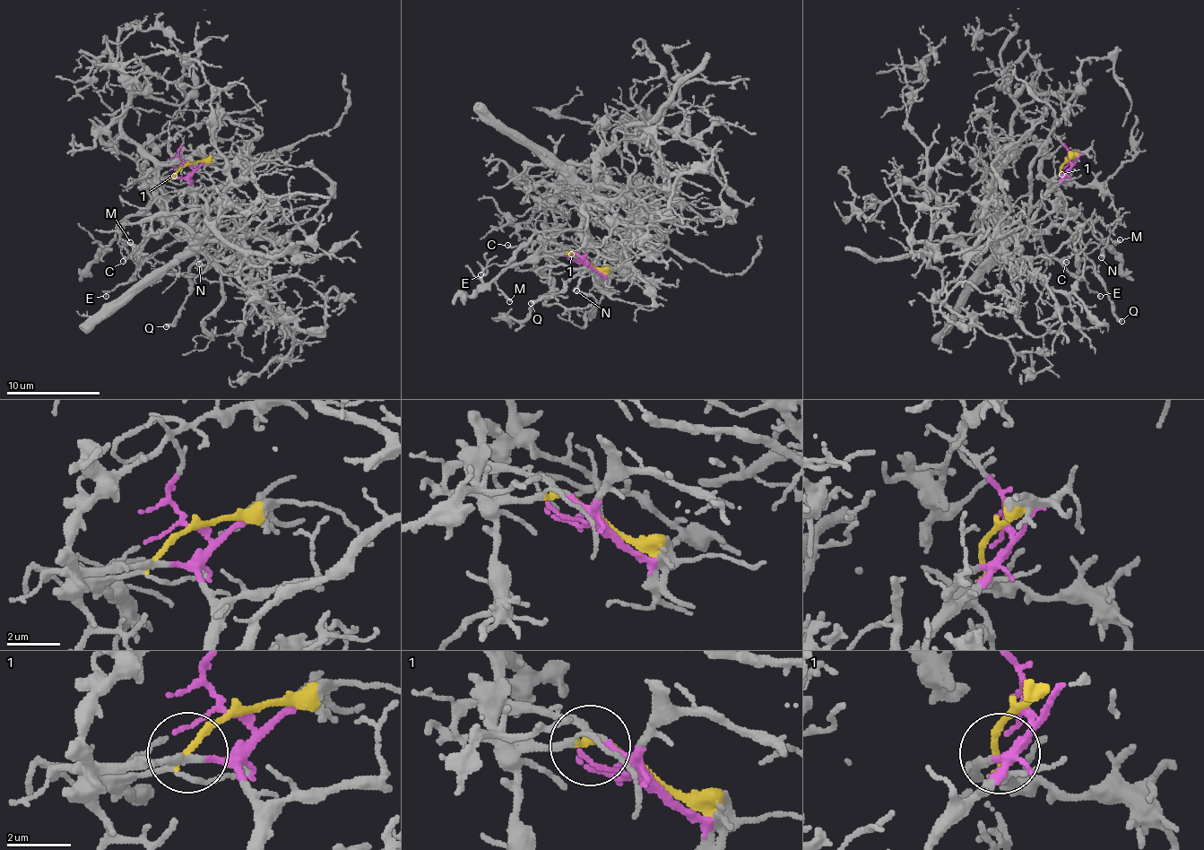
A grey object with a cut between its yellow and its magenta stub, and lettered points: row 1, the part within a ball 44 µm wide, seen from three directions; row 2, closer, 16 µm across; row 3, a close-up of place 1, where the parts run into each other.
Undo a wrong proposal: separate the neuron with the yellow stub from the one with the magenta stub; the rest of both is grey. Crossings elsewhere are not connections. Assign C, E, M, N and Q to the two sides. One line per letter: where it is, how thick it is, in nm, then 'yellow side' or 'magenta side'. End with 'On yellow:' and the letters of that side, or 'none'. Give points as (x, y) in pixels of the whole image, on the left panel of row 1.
C: (123, 261) | 160 nm | magenta side
E: (106, 296) | 100 nm | magenta side
M: (130, 242) | 150 nm | yellow side
N: (199, 264) | 150 nm | yellow side
Q: (166, 326) | 280 nm | magenta side
On yellow: M, N

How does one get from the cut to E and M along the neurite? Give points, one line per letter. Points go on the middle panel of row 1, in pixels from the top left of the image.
E: (586, 264), (588, 238), (583, 225), (575, 229), (538, 233), (504, 264), (491, 264), (480, 275)
M: (586, 261), (576, 254), (547, 251), (543, 246), (533, 256), (514, 264), (497, 276), (497, 288), (510, 301)

